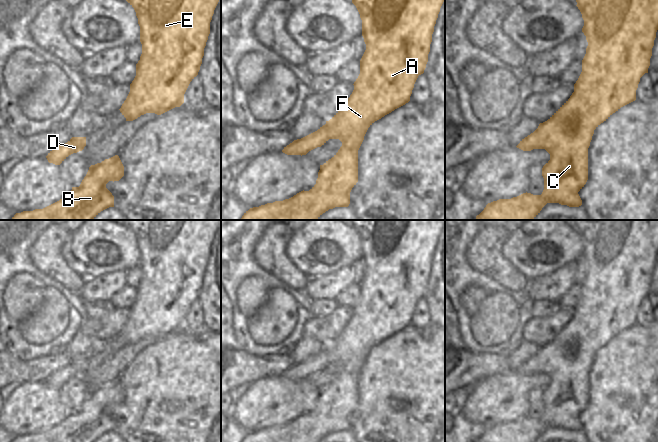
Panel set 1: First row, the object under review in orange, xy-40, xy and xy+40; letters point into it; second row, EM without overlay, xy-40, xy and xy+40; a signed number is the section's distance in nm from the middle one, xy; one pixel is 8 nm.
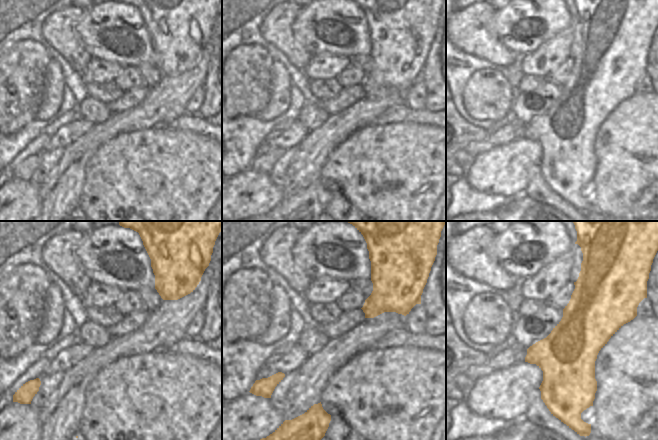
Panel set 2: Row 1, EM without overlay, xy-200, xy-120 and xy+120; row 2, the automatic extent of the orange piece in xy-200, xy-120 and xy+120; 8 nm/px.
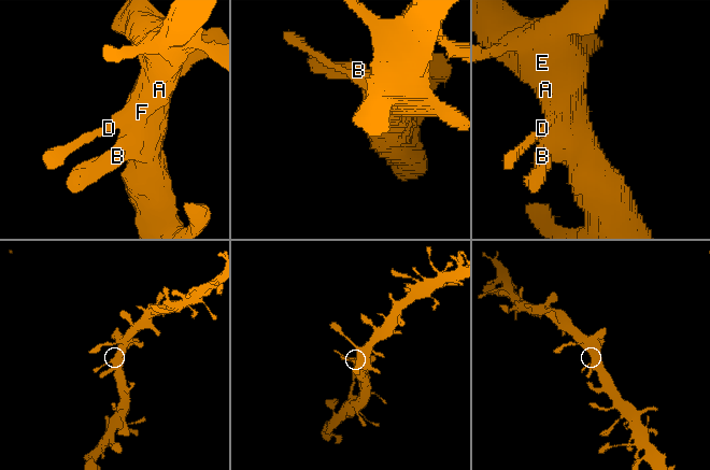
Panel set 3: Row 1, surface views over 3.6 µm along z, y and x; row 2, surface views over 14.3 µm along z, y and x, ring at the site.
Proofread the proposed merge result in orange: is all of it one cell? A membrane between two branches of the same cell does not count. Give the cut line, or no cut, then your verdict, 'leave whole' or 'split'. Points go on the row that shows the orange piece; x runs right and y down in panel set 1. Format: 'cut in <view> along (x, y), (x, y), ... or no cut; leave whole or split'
no cut; leave whole

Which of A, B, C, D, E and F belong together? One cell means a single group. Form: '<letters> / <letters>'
A B C D E F

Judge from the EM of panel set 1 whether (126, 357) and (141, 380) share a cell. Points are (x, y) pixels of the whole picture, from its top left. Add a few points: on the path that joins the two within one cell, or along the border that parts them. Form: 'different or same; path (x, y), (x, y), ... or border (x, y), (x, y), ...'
different; border (147, 347), (134, 358), (117, 378)

